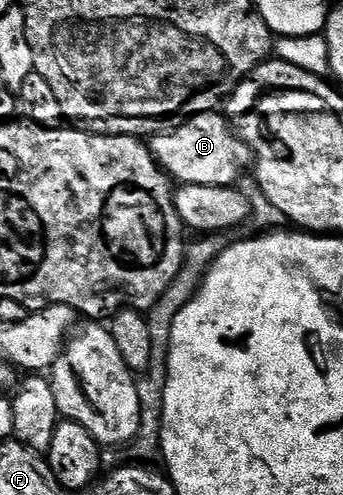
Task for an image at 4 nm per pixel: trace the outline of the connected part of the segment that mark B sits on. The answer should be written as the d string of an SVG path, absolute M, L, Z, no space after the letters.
M219 111L203 112L186 120L182 126L178 126L172 132L162 132L158 136L151 137L150 147L153 156L156 157L157 164L168 173L173 181L180 184L231 188L242 175L242 169L240 169L241 141L238 139L227 115L221 114Z

